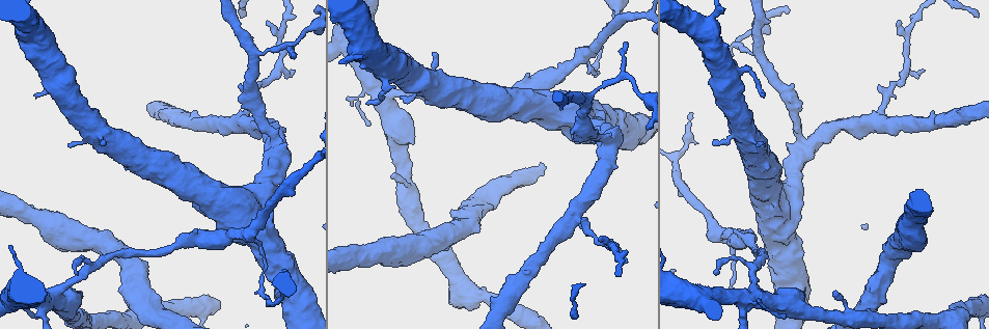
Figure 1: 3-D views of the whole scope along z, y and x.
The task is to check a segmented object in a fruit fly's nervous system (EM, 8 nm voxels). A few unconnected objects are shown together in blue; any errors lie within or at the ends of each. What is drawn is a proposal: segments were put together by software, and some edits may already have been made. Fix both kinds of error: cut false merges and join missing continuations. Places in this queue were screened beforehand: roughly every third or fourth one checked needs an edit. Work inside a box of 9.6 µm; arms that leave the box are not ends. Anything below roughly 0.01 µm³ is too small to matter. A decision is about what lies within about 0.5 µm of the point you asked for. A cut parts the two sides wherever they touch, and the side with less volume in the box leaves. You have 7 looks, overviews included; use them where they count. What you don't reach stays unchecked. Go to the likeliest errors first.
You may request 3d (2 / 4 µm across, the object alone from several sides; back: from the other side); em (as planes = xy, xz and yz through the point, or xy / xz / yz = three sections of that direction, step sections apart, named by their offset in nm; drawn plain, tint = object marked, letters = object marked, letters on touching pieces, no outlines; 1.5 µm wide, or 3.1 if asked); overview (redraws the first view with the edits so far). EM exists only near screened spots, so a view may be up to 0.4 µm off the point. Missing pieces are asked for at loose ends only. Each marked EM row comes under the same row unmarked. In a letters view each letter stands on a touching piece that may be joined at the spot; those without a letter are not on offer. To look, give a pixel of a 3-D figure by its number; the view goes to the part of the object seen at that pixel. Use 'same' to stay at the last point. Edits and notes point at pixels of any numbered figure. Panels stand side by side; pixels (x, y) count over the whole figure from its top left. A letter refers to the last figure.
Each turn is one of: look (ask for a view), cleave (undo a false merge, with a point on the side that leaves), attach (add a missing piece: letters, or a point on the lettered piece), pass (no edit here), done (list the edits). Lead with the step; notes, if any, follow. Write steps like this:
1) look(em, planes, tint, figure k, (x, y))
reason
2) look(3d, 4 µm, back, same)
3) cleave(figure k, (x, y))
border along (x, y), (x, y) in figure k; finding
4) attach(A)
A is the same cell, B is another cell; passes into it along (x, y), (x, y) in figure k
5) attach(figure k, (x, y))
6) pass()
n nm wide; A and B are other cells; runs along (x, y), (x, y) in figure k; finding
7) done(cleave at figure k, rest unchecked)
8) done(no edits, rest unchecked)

look(em, planes, letters, figure 1, (280, 298))
sharp bend

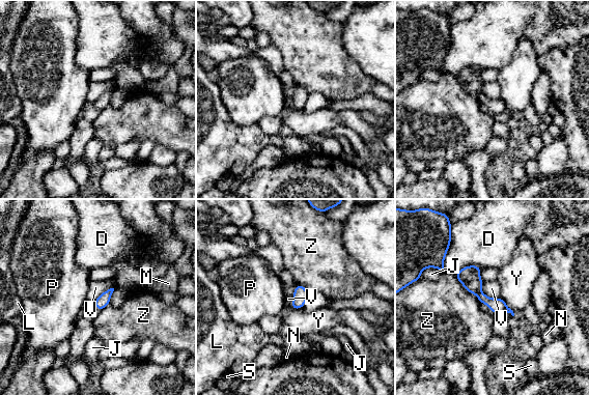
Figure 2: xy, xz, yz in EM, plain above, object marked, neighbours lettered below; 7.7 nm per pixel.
pass()
D, J, L, M, N, P, S, V, Y and Z are other cells; border along (481, 283), (484, 293), (500, 298) in figure 2; all the same neuron

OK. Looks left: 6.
look(em, xz, step 4, tint, figure 1, (295, 53))
free end

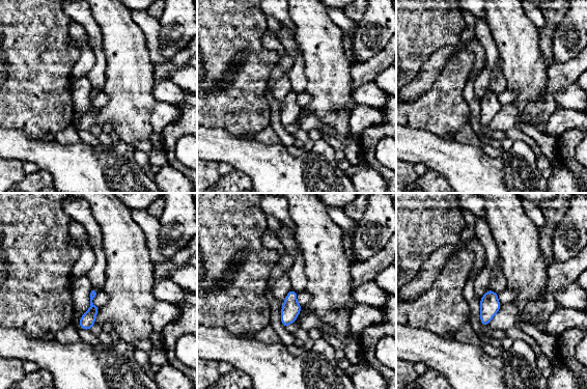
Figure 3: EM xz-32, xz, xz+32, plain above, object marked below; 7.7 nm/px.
look(em, xz, step 4, letters, same)
see the neighbours

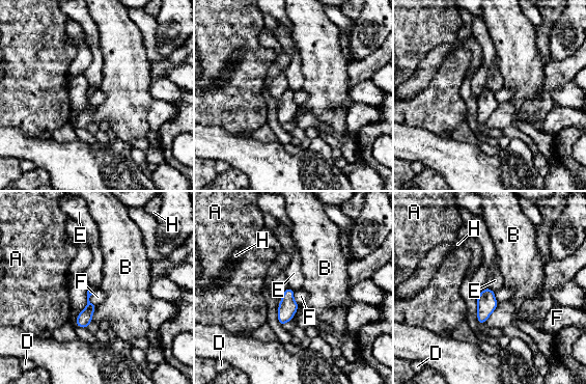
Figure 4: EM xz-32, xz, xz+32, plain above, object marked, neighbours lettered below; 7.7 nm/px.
pass()
F touches over 120 nm; A, B, D, E, F and H are other cells; no lettered piece goes on from it

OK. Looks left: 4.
look(em, yz, step 8, letters, figure 1, (627, 263))
thin end

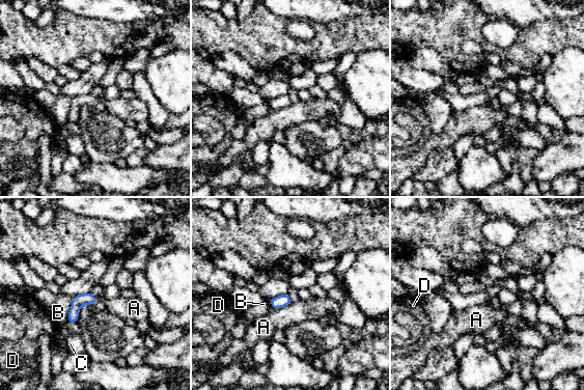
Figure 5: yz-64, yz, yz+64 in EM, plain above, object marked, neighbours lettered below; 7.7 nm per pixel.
pass()
A, B, C and D are other cells; border along (292, 302), (281, 307), (271, 308) in figure 5; none of them fits

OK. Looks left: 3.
done(no edits, rest unchecked)

